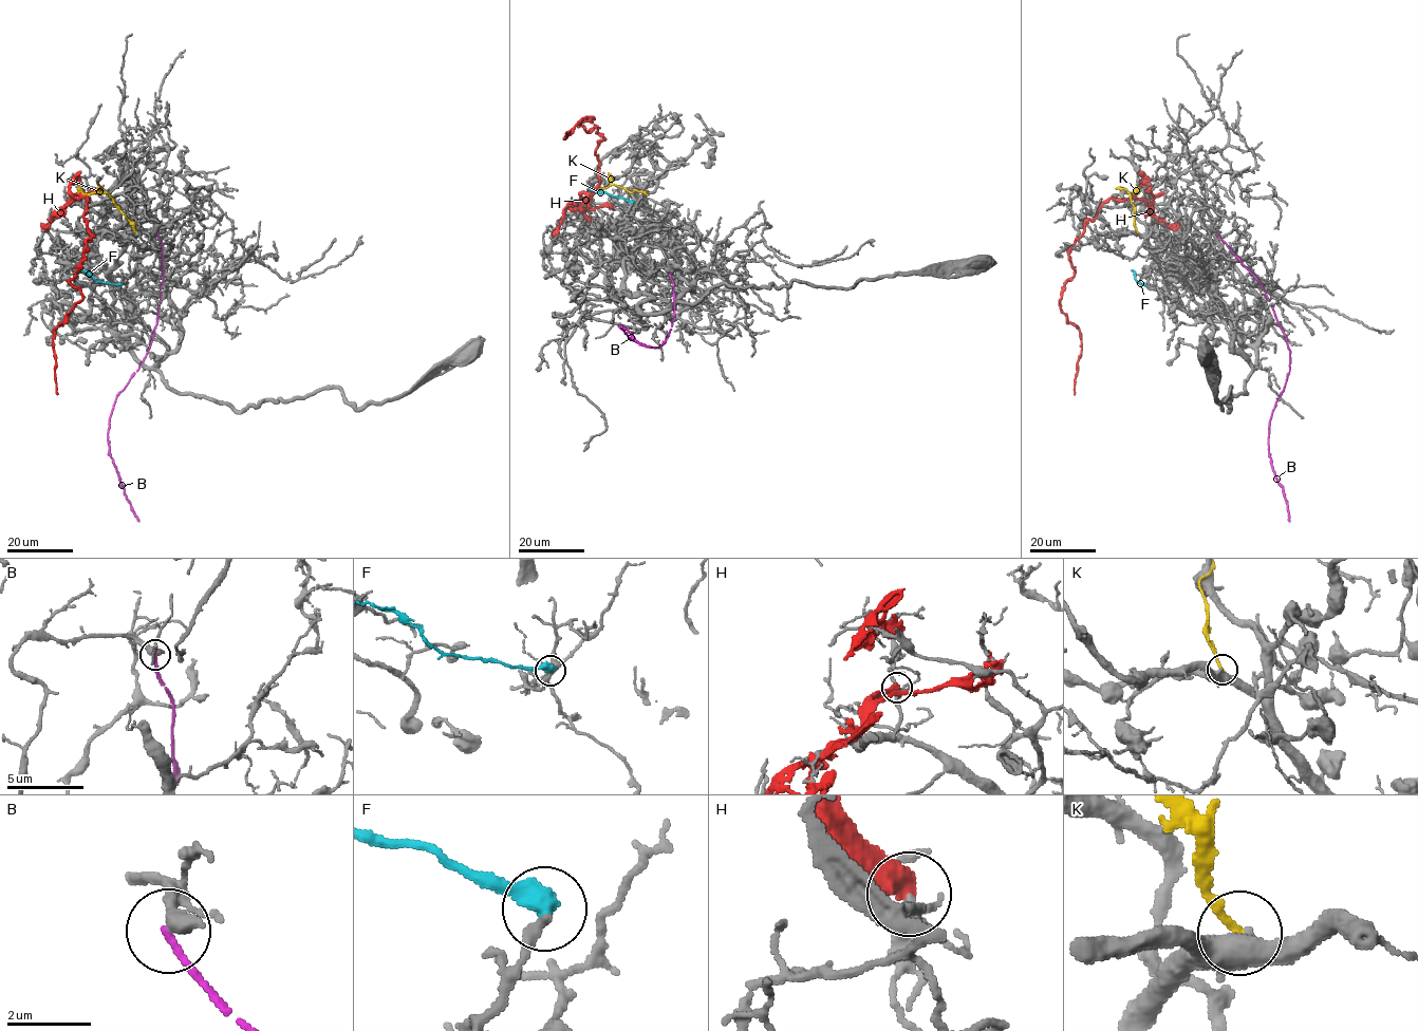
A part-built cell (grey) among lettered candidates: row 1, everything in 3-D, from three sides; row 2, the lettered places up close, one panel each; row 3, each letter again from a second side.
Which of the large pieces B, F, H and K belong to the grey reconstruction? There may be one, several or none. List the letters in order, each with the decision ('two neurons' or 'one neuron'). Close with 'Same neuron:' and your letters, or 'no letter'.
B: two neurons
F: one neuron
H: two neurons
K: two neurons
Same neuron: F

